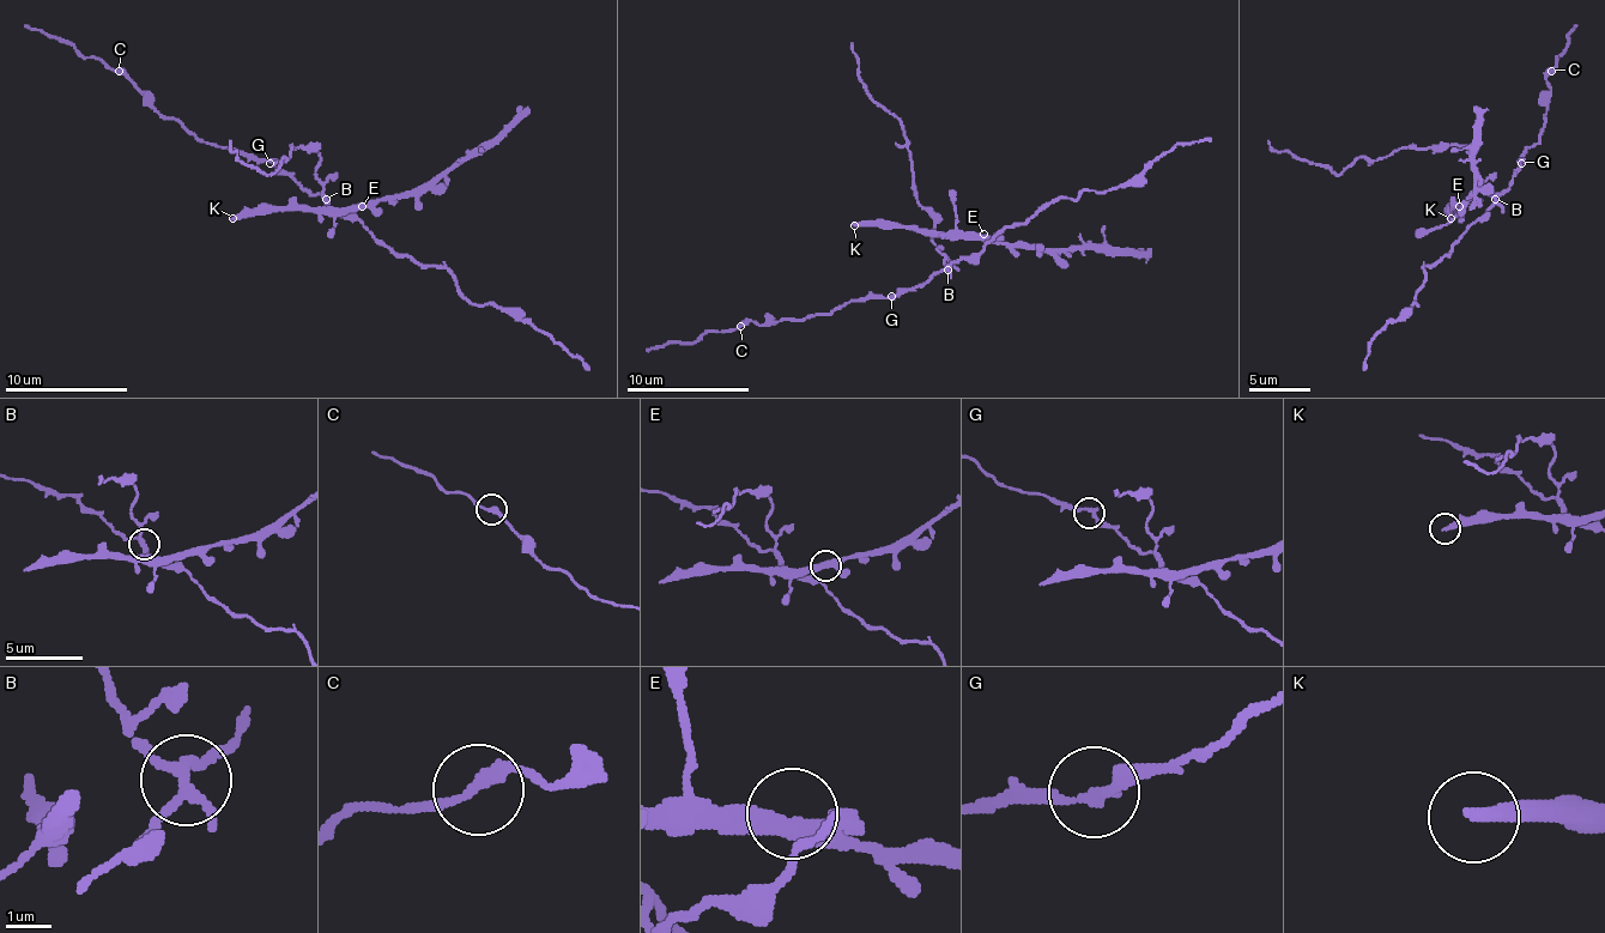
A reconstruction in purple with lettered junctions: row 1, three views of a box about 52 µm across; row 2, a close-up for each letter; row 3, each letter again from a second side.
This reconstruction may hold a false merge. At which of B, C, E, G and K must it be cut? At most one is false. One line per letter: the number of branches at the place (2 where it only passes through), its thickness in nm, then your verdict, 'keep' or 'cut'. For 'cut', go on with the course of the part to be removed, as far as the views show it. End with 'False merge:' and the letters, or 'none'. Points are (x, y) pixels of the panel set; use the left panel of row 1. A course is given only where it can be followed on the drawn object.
B: 3 branches meet; 200 nm thick; cut; foreign part runs (325, 199), (313, 144), (291, 147), (270, 175), (240, 159), (230, 141)
C: 2 branches meet; 280 nm thick; keep
E: 3 branches meet; 360 nm thick; keep
G: 2 branches meet; 220 nm thick; keep
K: 1 branches meet; 320 nm thick; keep
False merge: B

